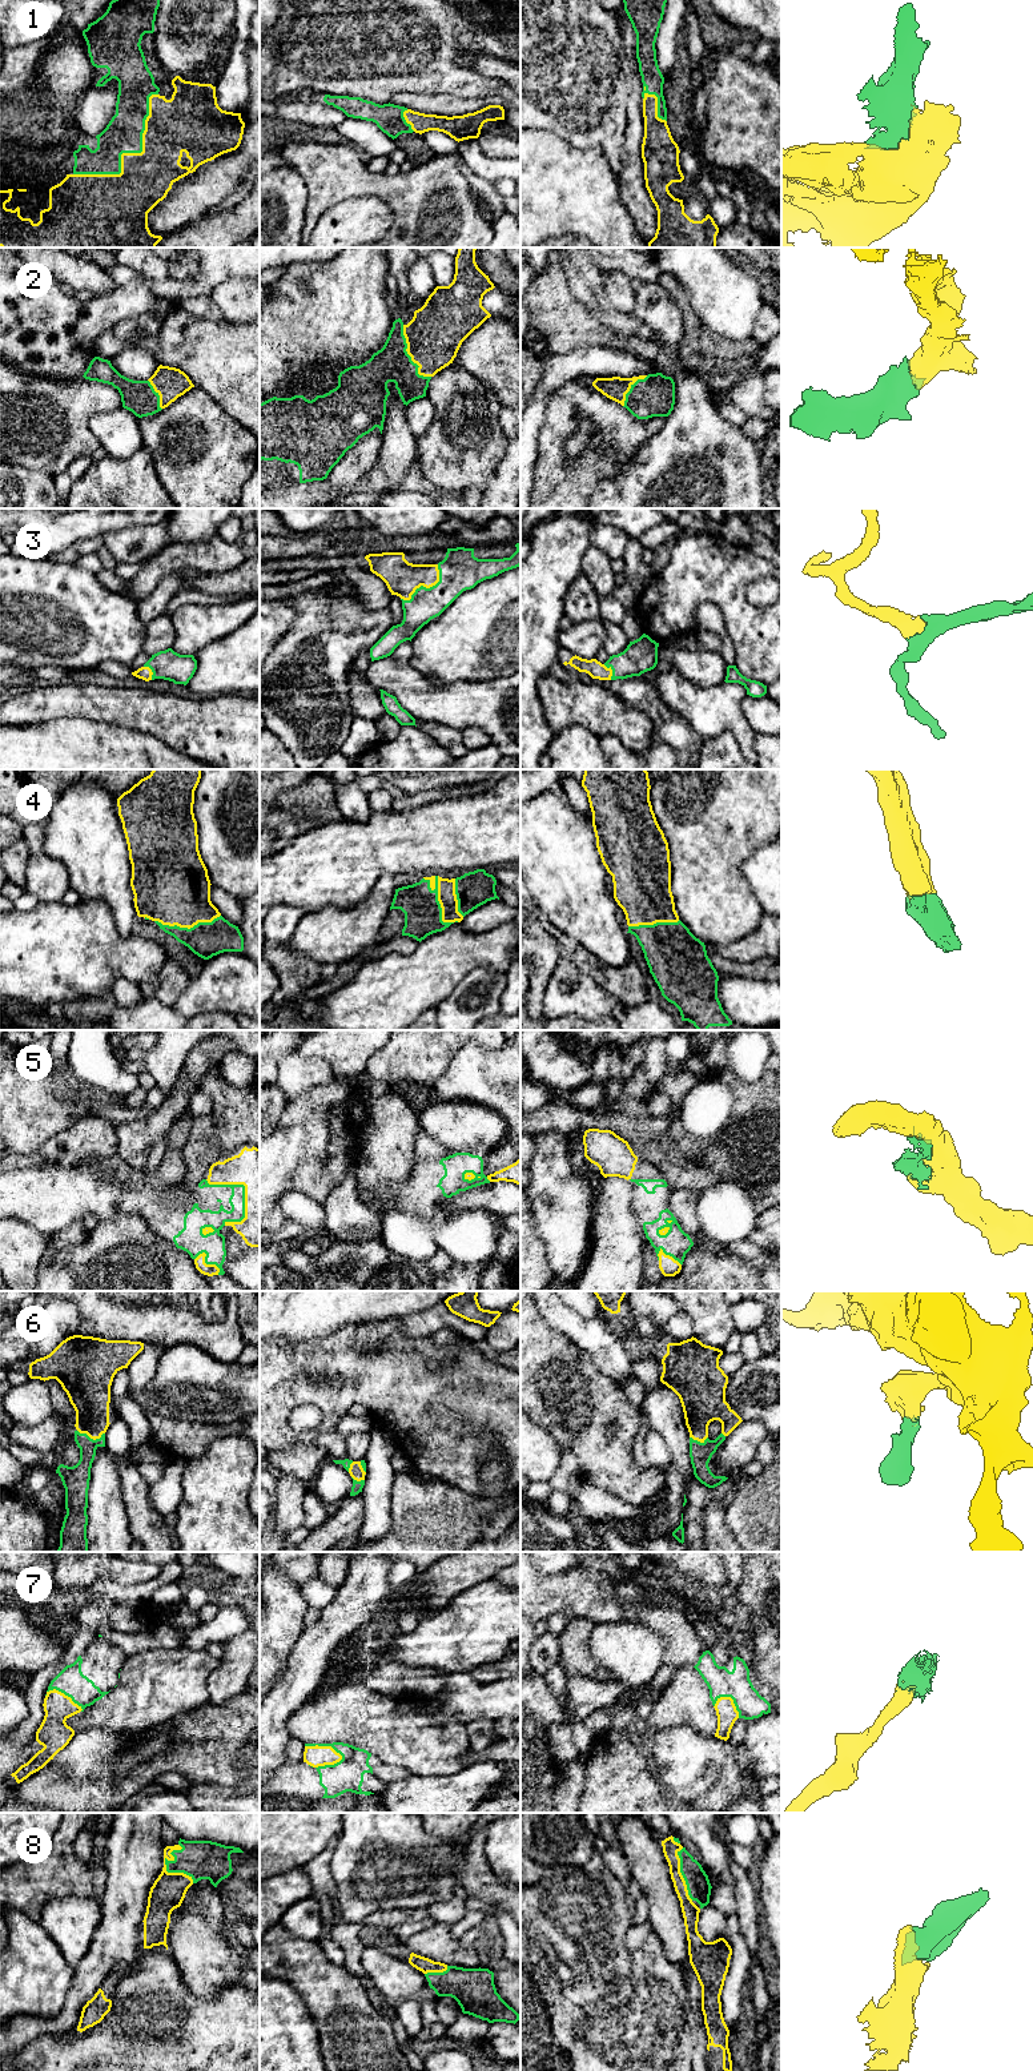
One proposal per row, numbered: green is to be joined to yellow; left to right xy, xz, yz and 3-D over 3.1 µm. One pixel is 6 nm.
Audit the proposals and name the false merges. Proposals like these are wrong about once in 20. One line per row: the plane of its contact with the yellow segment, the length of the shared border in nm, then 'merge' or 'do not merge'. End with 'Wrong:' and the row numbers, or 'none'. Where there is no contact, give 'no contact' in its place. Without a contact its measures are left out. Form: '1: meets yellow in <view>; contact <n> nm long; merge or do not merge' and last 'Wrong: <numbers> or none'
1: meets yellow in xy; contact 700 nm long; merge
2: meets yellow in xz; contact 360 nm long; merge
3: meets yellow in xz; contact 320 nm long; merge
4: meets yellow in xz; contact 340 nm long; merge
5: meets yellow in xy; contact 340 nm long; merge
6: meets yellow in xy; contact 170 nm long; merge
7: meets yellow in xz; contact 240 nm long; merge
8: meets yellow in xy; contact 260 nm long; merge
Wrong: none

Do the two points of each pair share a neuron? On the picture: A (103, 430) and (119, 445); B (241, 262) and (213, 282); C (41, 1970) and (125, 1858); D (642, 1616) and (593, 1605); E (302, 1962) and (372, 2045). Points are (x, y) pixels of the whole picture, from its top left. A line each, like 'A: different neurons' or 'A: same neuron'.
A: same neuron
B: same neuron
C: different neurons
D: different neurons
E: same neuron

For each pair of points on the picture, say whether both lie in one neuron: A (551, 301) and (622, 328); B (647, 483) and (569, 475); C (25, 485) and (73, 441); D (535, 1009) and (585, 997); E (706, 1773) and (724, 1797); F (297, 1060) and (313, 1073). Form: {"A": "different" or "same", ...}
{"A": "different", "B": "different", "C": "different", "D": "different", "E": "different", "F": "same"}

